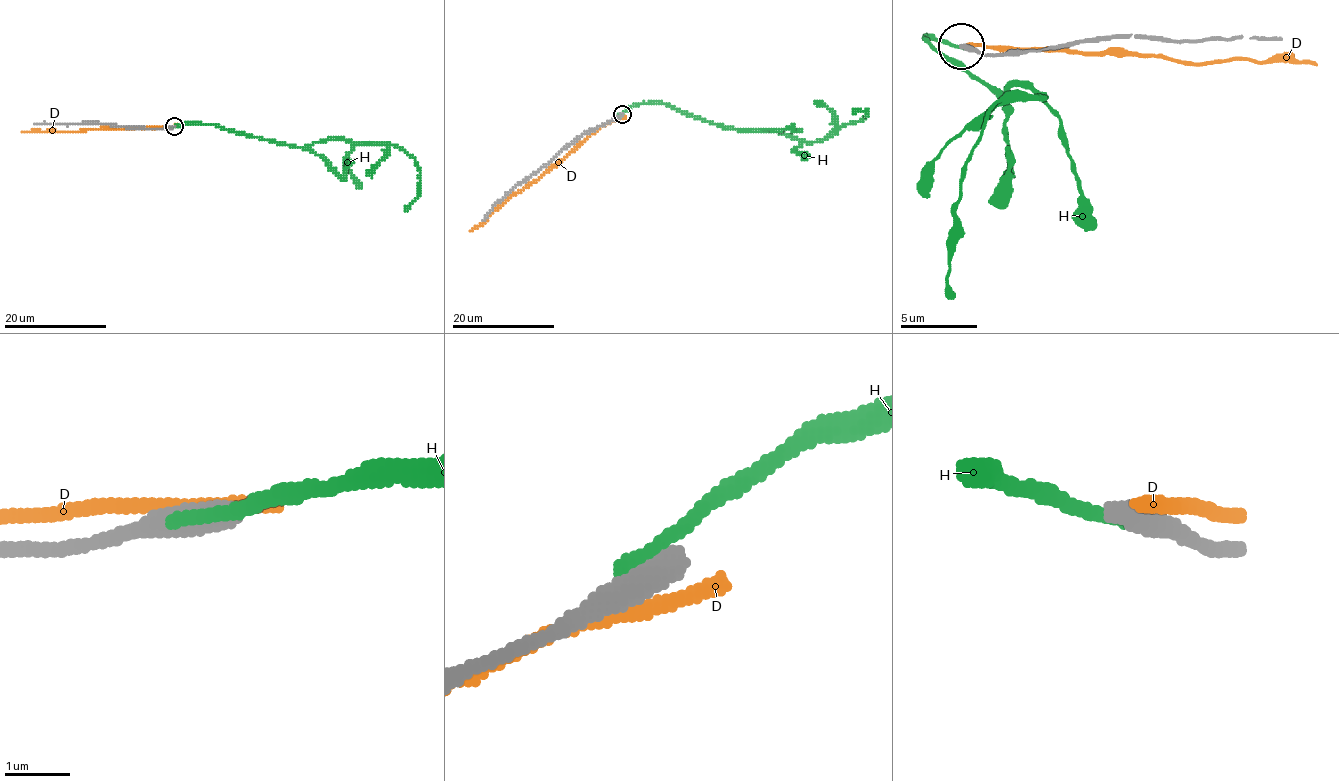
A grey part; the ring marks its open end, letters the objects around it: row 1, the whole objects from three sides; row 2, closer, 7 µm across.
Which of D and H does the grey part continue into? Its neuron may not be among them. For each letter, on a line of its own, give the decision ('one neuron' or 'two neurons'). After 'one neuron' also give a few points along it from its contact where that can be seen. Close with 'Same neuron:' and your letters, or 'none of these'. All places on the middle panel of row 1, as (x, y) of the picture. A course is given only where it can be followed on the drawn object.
D: two neurons
H: two neurons
Same neuron: none of these

